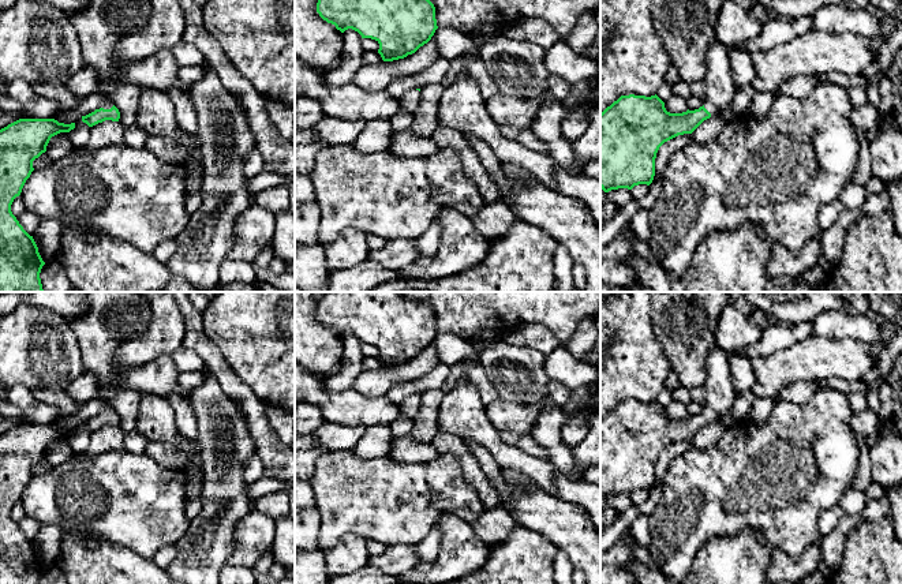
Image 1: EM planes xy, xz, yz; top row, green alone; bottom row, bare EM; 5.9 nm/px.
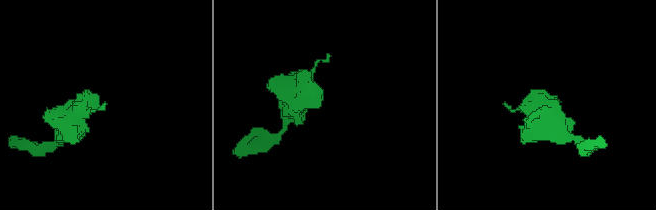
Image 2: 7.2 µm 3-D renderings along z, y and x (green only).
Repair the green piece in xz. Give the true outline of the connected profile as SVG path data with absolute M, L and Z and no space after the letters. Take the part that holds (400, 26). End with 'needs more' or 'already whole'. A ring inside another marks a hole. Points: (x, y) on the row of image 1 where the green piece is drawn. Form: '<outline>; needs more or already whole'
M318 0L317 12L341 33L352 29L362 38L375 40L383 61L404 59L415 53L431 40L438 29L435 7L430 0Z; already whole

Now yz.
M718 41L707 50L703 83L705 101L695 111L670 113L656 94L629 94L600 113L600 188L605 192L650 186L659 147L678 135L692 134L733 100L737 85L730 74L729 52Z; needs more

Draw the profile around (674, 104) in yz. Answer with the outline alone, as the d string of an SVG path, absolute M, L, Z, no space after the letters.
M671 96L665 101L665 108L670 113L682 113L688 111L686 100L678 96Z

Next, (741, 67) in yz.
M734 49L729 53L729 57L730 74L737 85L737 89L751 86L756 76L751 55L744 50Z

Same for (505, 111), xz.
M497 93L486 100L486 109L499 127L527 130L534 124L543 102L553 98L549 93L528 100Z

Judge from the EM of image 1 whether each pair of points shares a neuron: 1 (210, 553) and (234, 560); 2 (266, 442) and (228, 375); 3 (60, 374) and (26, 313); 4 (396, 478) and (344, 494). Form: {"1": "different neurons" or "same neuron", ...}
{"1": "different neurons", "2": "same neuron", "3": "same neuron", "4": "same neuron"}

